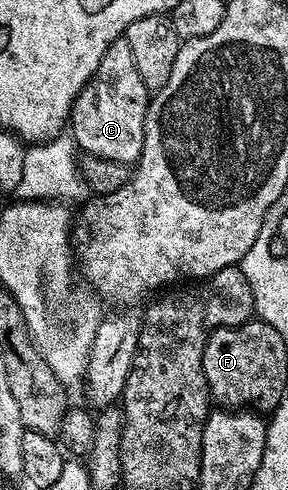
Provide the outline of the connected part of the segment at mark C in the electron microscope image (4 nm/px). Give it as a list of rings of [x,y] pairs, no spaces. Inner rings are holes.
[[[125,36],[113,38],[104,51],[104,59],[100,59],[100,67],[96,67],[93,77],[87,80],[70,109],[68,129],[74,144],[91,157],[133,166],[144,147],[146,106],[150,99],[151,94],[144,87],[144,79],[140,79],[140,71],[136,71],[136,62]]]

